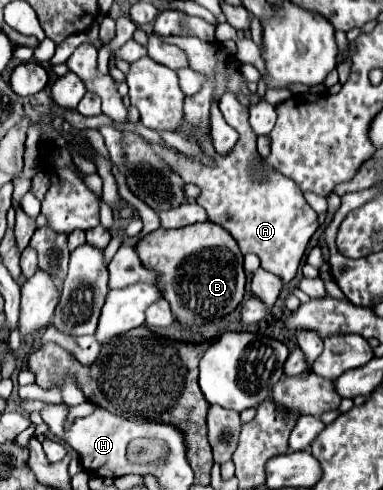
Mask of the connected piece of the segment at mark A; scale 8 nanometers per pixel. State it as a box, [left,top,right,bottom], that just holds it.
[149,92,319,284]

